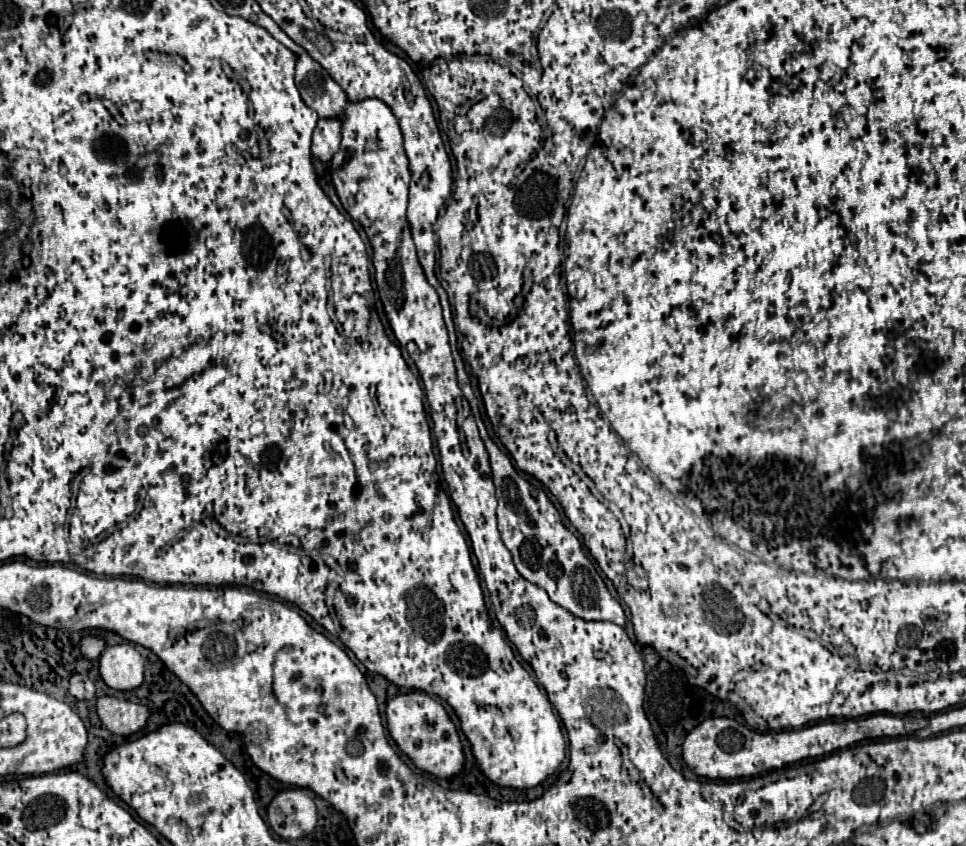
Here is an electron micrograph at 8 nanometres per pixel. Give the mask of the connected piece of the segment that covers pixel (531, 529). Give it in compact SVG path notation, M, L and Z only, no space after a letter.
M483 436L483 442L491 458L493 482L497 488L497 520L501 540L513 554L513 562L519 574L535 586L543 588L549 594L551 602L559 604L573 616L625 626L625 612L621 604L609 594L603 578L597 574L593 562L583 552L577 536L563 526L561 516L547 494L533 488L525 478L521 478L511 460L497 448L497 444L489 436Z

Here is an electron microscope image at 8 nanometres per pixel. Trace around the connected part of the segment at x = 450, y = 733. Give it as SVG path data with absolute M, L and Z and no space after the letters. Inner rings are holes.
M425 692L397 694L393 700L387 702L385 716L387 716L387 730L391 738L395 740L399 750L413 760L417 768L439 778L447 778L461 772L465 758L463 758L463 746L457 728L451 722L445 708L437 700L429 698L429 694Z

